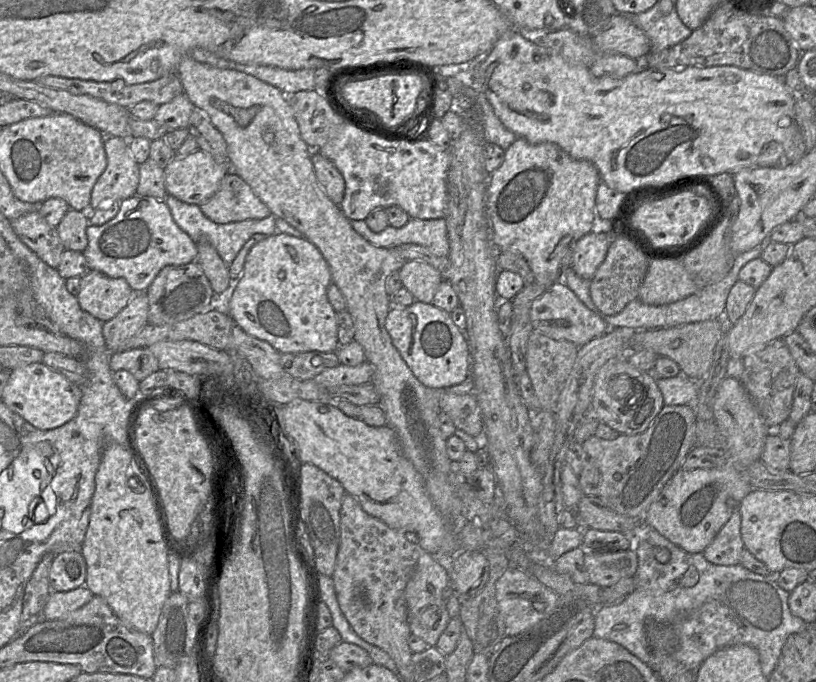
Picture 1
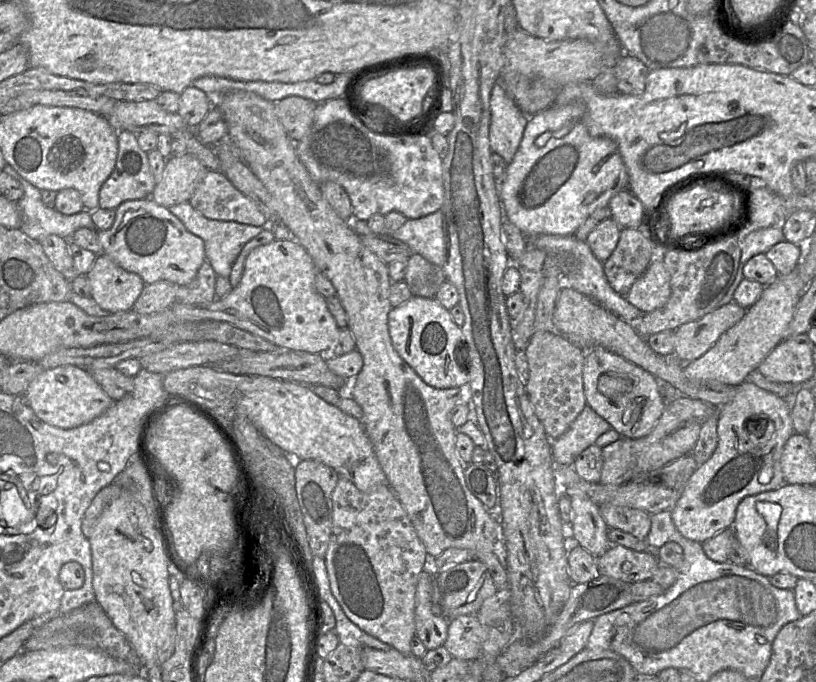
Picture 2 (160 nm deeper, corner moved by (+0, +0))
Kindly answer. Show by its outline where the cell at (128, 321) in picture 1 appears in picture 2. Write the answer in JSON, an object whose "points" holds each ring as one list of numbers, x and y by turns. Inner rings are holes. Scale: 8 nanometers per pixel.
{"points":[[165,280,145,285,132,310,152,314,171,307,177,301,177,287,179,285]]}

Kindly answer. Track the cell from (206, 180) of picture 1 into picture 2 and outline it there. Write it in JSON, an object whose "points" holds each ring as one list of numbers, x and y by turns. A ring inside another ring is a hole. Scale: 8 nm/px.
{"points":[[188,153,168,157,162,178,150,198,167,208,189,202,208,170,199,159]]}

